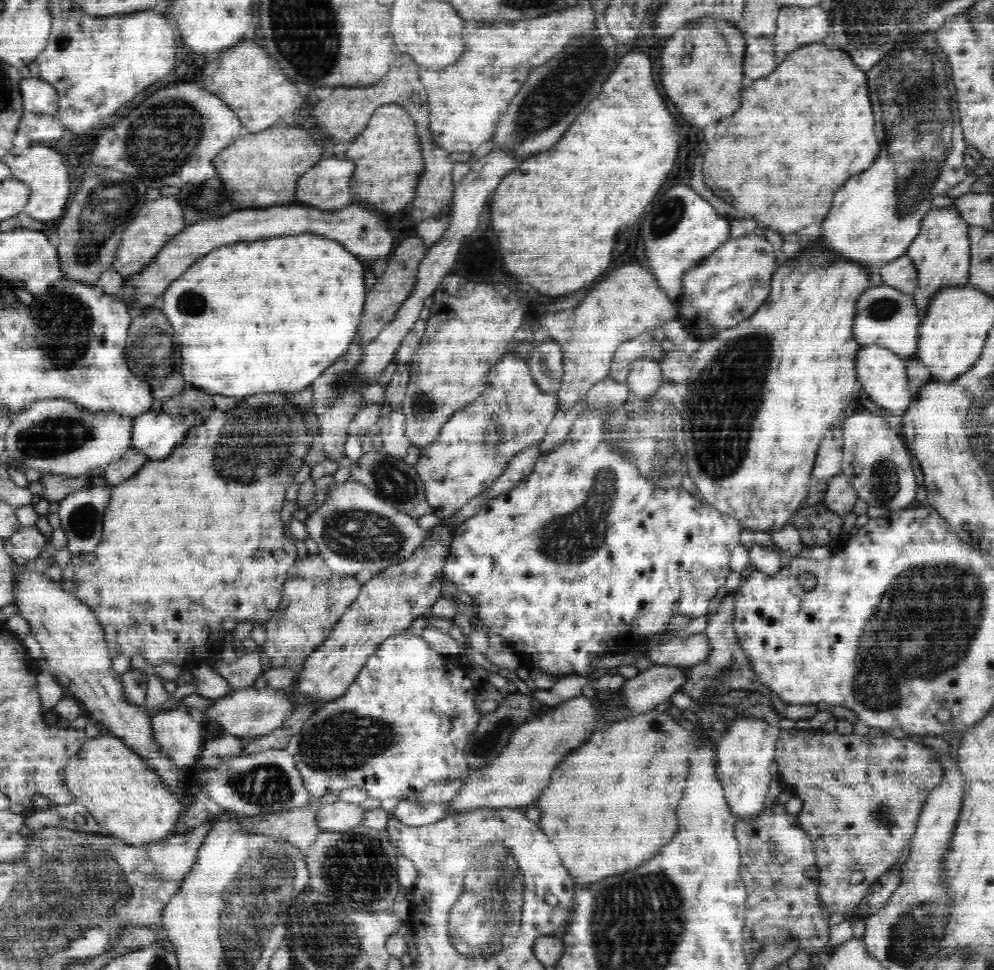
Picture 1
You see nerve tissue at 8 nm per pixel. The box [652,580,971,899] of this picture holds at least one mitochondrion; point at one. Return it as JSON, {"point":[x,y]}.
{"point":[882,814]}

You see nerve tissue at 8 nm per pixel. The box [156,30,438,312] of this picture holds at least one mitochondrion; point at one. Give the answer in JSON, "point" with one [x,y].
{"point":[209,201]}

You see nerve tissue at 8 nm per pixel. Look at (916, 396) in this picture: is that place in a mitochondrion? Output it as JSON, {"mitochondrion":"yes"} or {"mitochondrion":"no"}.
{"mitochondrion":"no"}

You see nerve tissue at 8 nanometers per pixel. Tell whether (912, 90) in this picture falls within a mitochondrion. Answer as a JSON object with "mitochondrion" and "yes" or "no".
{"mitochondrion":"yes"}

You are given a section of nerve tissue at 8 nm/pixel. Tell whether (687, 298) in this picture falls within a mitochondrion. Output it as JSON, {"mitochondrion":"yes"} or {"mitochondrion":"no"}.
{"mitochondrion":"no"}

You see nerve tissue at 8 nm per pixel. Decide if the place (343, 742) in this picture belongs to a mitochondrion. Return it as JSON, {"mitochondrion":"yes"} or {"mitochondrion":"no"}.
{"mitochondrion":"yes"}

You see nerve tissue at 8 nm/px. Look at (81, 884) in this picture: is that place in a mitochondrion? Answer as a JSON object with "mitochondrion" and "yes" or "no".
{"mitochondrion":"yes"}

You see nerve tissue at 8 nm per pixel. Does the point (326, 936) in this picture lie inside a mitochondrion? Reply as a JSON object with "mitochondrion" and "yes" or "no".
{"mitochondrion":"yes"}

